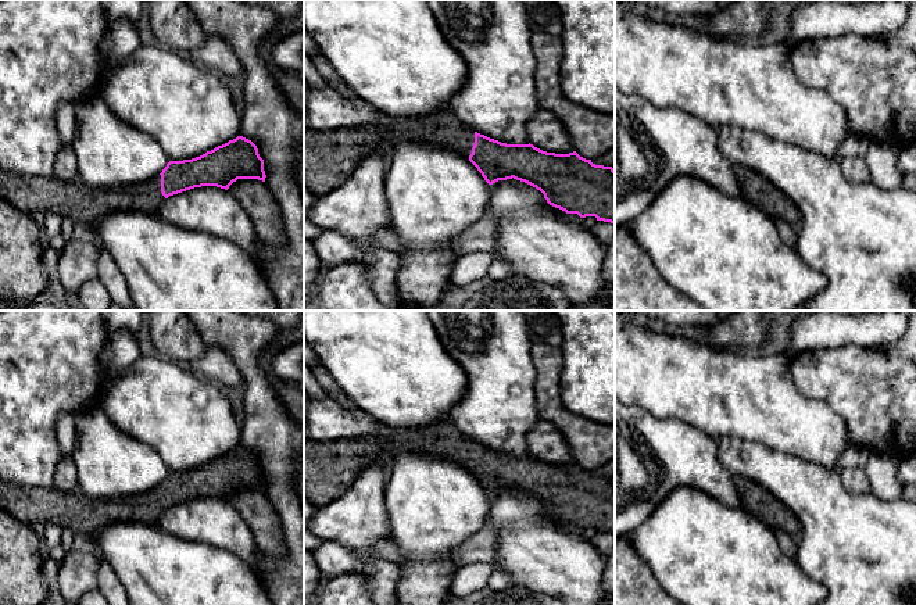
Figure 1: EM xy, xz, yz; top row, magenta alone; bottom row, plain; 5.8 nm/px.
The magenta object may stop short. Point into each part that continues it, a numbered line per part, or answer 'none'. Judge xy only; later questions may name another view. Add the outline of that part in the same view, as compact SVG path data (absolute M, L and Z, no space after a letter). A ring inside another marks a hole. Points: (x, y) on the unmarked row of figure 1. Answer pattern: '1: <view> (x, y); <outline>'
1: xy (78, 512); M0 480L0 509L22 523L53 523L69 529L82 540L112 523L157 525L165 512L161 486L143 494L114 500L93 500L82 493L57 488L21 487Z

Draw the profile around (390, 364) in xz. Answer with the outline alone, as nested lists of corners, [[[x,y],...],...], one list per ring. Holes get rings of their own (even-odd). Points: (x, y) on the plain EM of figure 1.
[[[304,311],[304,340],[312,347],[319,362],[330,373],[350,401],[357,408],[375,418],[380,426],[389,429],[415,430],[448,420],[451,408],[462,398],[466,390],[466,373],[444,350],[426,311]]]

